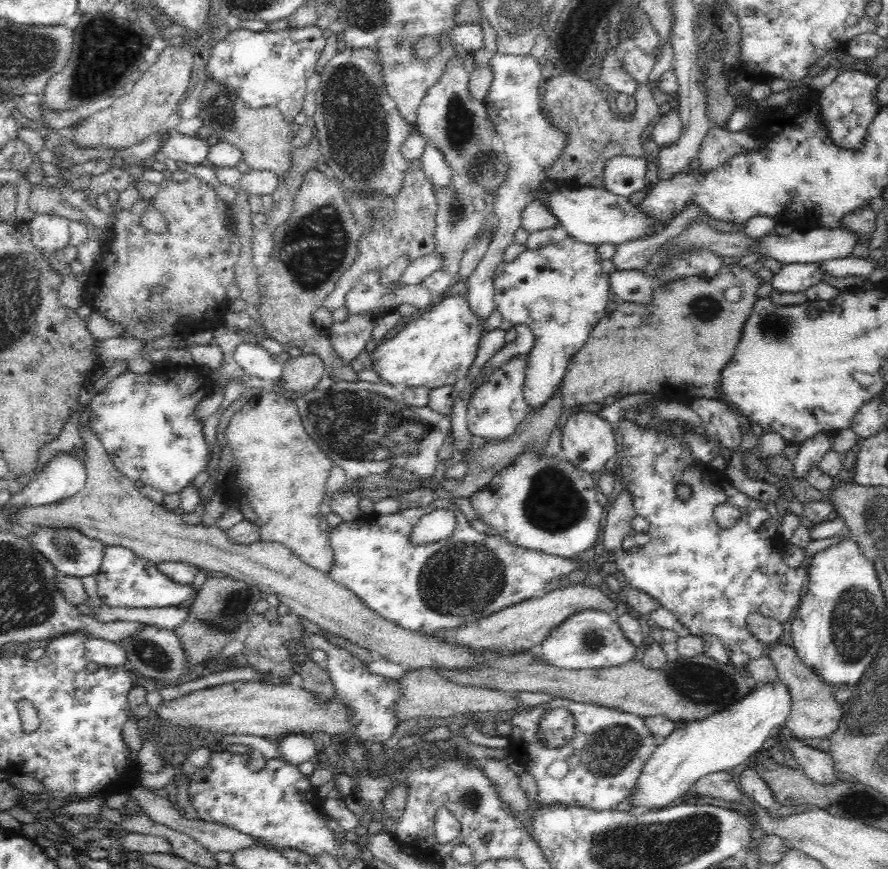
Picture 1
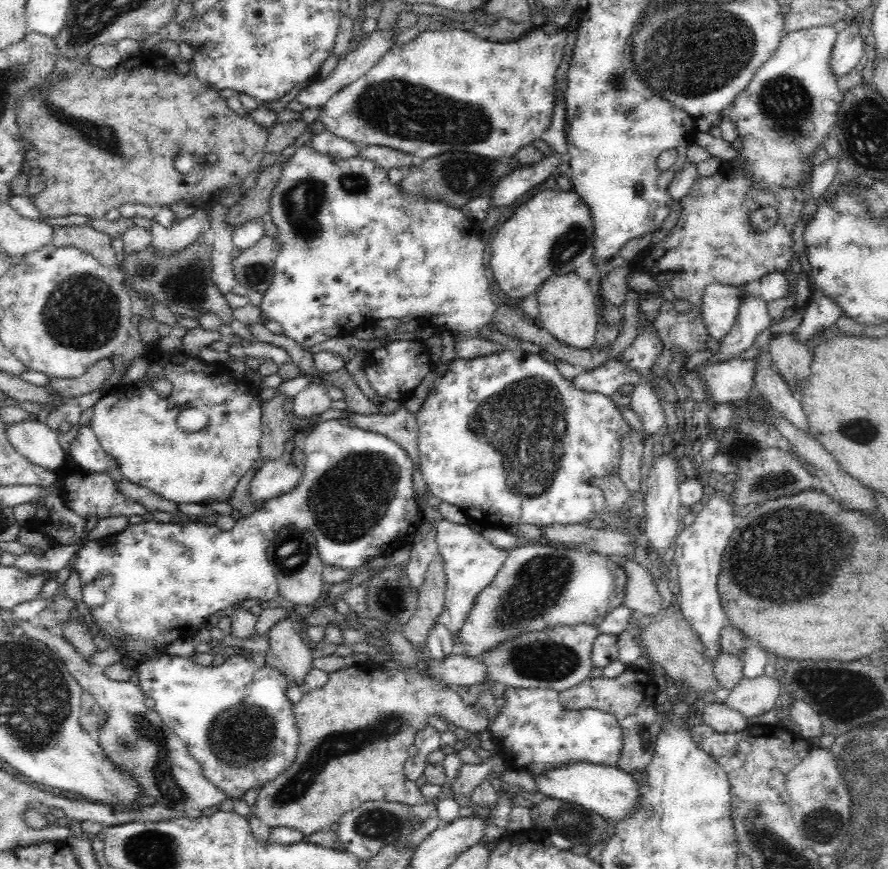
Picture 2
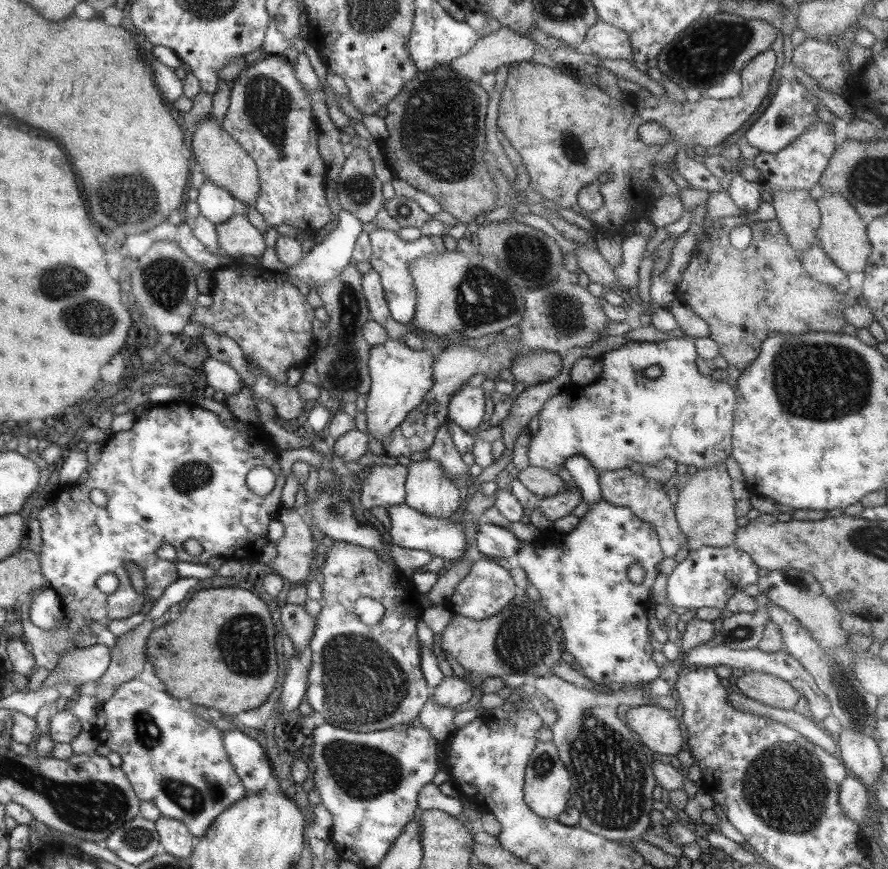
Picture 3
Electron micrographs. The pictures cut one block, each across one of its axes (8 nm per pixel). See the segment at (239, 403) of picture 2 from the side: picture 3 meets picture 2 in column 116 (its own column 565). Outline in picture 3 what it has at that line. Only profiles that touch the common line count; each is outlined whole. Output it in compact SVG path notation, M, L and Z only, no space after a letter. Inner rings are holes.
M686 335L679 337L673 337L659 342L639 342L639 341L627 341L622 346L605 353L600 359L601 374L599 380L593 382L591 385L583 387L573 387L566 395L549 398L541 407L538 412L538 429L535 433L530 435L530 443L526 455L528 456L528 465L537 466L537 468L544 468L556 473L556 466L563 465L564 462L570 457L579 455L585 457L591 466L595 469L595 472L603 474L604 470L619 470L620 468L627 468L632 462L637 462L642 466L654 465L663 458L669 458L676 464L684 464L685 466L695 466L696 470L703 470L714 466L714 464L720 464L726 460L731 454L731 427L733 420L733 413L735 408L734 388L727 386L725 381L716 381L710 377L705 377L699 374L695 368L695 347L693 341ZM647 366L659 366L661 368L661 375L653 380L643 376L643 370Z

